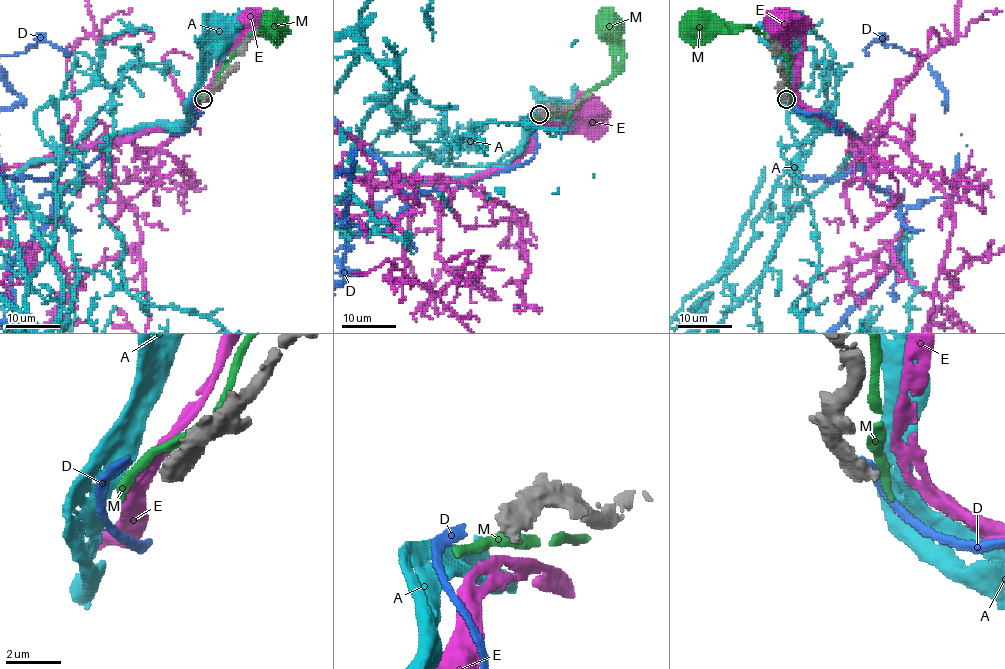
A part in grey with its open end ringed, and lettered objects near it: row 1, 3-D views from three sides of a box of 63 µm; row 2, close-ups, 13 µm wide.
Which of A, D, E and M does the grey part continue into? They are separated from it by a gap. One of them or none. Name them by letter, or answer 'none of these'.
none of these

